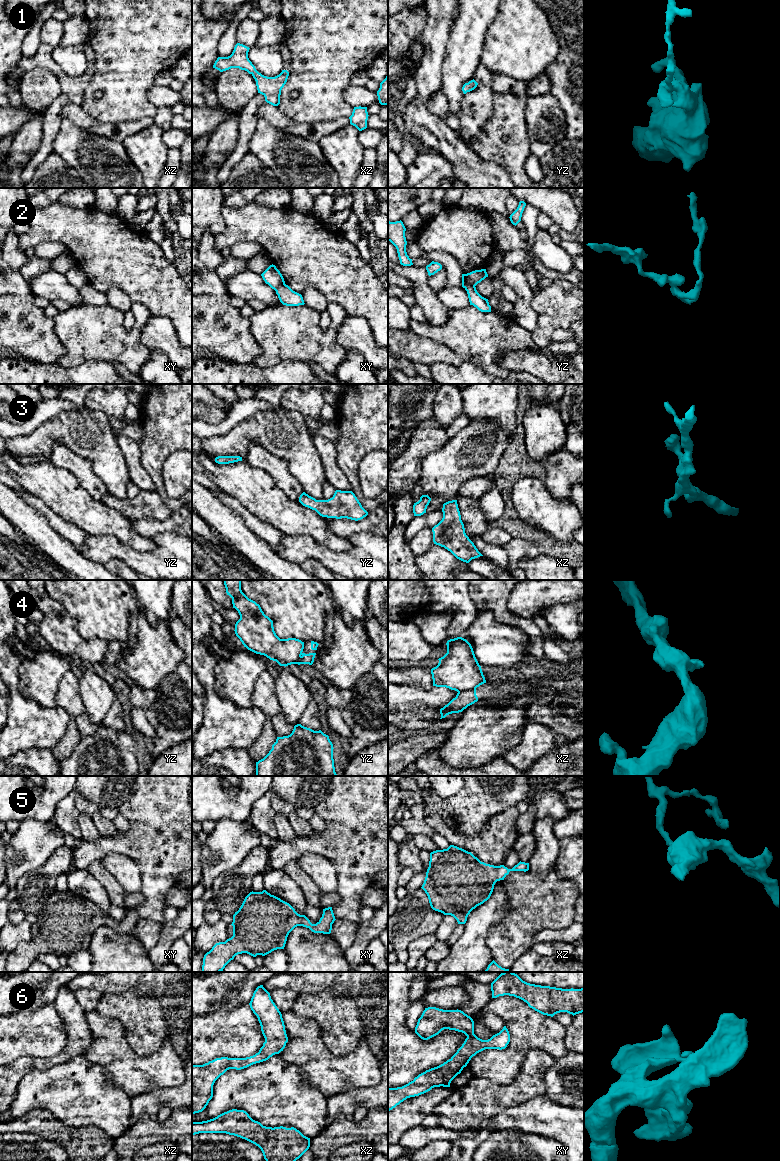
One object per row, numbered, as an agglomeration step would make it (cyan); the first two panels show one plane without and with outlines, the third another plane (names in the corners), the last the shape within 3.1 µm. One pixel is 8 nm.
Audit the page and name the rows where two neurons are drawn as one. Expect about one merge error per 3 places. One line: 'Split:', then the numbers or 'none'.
Split: 2, 4

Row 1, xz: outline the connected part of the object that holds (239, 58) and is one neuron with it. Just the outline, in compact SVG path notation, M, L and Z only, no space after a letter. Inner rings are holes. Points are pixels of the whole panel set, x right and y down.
M237 43L232 54L228 57L218 57L213 68L220 72L231 68L239 68L247 71L256 81L258 93L265 97L265 101L273 106L280 104L281 90L287 82L289 72L282 72L275 77L267 77L259 73L248 58L249 47Z

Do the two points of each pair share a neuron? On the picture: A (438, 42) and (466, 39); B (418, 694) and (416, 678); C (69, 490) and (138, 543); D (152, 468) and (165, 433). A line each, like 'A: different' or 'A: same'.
A: different
B: different
C: same
D: same

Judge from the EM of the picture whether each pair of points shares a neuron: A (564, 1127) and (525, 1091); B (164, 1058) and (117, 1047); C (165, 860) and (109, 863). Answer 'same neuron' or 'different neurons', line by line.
A: different neurons
B: same neuron
C: different neurons

